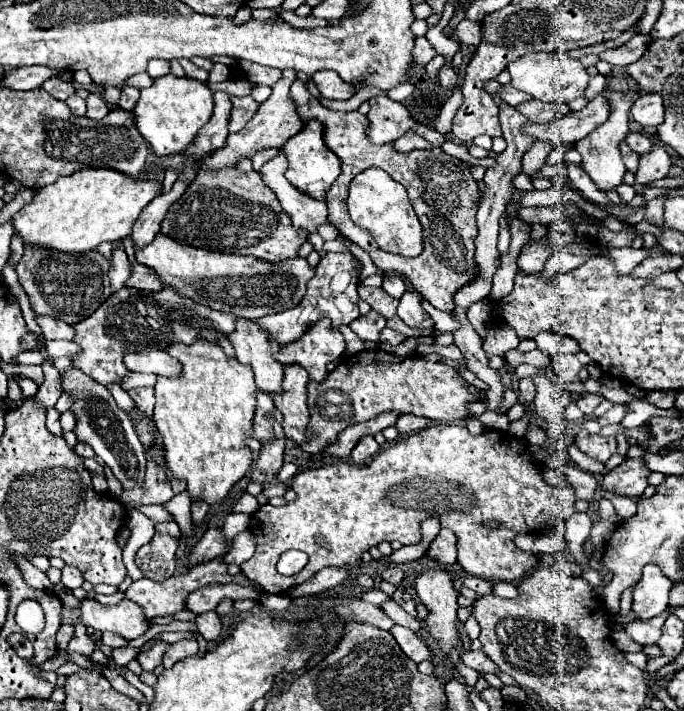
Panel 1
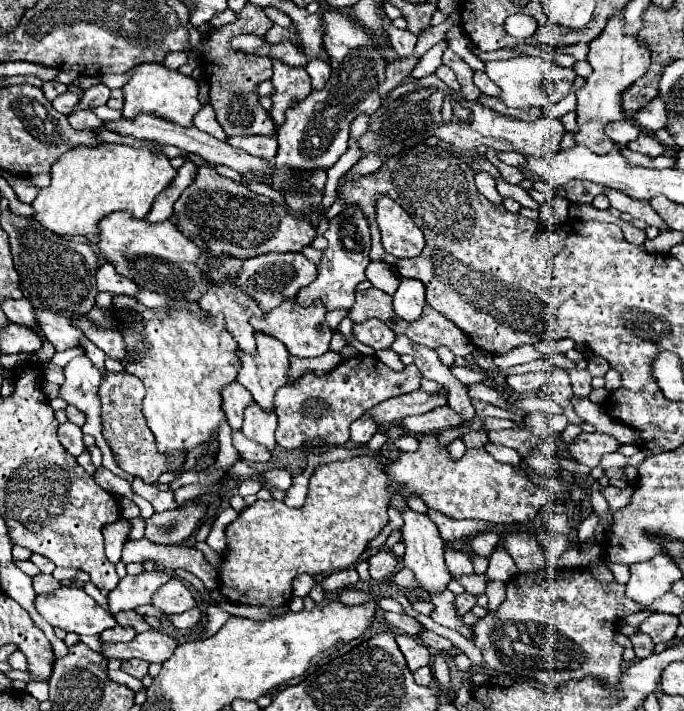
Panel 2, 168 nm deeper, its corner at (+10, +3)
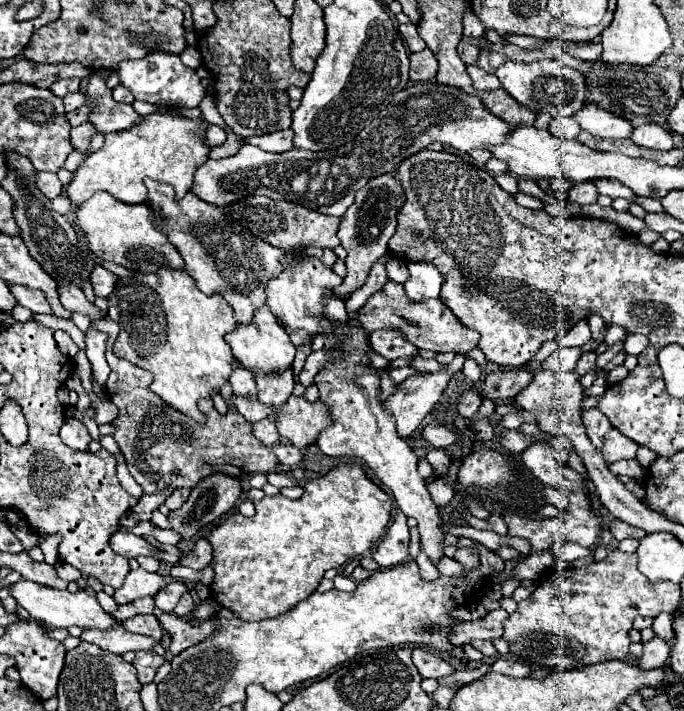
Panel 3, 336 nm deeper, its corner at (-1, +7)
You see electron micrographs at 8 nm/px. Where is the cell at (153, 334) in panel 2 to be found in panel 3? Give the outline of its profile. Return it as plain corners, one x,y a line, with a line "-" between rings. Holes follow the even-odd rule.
161,268
155,274
131,272
129,278
119,276
115,290
109,296
109,318
117,320
121,328
113,346
115,356
135,364
137,368
149,370
153,374
151,390
155,394
159,394
175,410
203,422
203,414
197,408
197,400
211,398
213,396
211,390
213,388
219,390
229,380
229,374
233,372
231,368
233,352
229,344
223,340
223,336
231,332
237,322
233,318
227,300
219,294
205,296
185,270

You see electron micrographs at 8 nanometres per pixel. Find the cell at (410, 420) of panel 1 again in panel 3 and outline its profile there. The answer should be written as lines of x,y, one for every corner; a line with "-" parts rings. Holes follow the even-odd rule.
463,390
463,392
461,392
459,406
457,406
457,412
459,412
463,418
471,418
471,416
479,410
481,402
483,402
483,396
481,396
479,392
475,392
475,390
-
467,406
469,406
469,410
467,410

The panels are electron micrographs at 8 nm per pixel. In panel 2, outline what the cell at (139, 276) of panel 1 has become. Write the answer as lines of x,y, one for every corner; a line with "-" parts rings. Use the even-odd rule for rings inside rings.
104,262
100,268
98,268
98,274
96,274
96,286
100,292
112,292
112,294
126,294
126,296
132,296
136,298
138,292
142,290
138,284
132,284
132,280
124,280
124,276
120,276
116,272
116,268
112,268
112,264

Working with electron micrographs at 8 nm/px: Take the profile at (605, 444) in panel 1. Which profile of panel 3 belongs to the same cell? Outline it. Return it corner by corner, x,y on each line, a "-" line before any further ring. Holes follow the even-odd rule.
611,428
603,438
603,458
607,460
607,464
613,464
617,460
631,460
637,456
637,450
639,450
639,444
635,444
633,440
627,440
627,436
623,436
615,428

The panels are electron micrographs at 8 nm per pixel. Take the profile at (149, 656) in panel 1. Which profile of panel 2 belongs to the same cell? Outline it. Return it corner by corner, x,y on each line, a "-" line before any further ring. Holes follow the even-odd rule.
132,658
132,660
124,660
122,662
122,670
124,672
128,672
130,676
134,676
134,678
144,678
146,674
148,674
148,662
144,662
144,660
136,660
136,658

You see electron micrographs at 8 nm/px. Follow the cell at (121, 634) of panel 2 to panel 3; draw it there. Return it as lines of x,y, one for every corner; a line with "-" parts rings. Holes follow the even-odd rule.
149,614
149,616
133,616
133,618
129,618
129,620
121,622
121,624
123,624
127,630
131,630
131,632
135,632
135,634
149,636
149,638
153,638
153,640
157,640
157,642
161,642
161,638
163,638
161,624
159,624
157,616
153,616
153,614

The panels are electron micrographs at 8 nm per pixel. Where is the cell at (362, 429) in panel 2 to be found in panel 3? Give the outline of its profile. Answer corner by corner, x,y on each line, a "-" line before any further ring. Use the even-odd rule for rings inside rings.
455,354
453,362
445,364
439,372
435,372
435,374
413,374
413,376
409,376
405,382
401,382
395,388
395,392
391,394
391,398
385,400
385,406
393,412
393,416
397,420
397,432
399,432
399,436
407,438
407,436
411,436
419,428
421,420
435,408
435,404
441,402
441,396
443,396
443,390
445,390
445,378
453,378
453,374
461,370
463,362
465,362
465,356

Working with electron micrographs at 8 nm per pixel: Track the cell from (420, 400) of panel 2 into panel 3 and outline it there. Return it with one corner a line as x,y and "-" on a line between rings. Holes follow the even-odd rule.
499,370
489,372
485,376
485,382
481,384
483,396
491,400
507,400
515,398
527,384
531,384
533,372
529,370

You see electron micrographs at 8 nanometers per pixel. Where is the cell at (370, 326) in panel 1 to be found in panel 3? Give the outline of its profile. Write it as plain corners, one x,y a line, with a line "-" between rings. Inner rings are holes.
397,330
371,332
369,342
371,342
371,348
387,360
397,360
403,356
417,356
419,352
409,340
403,340
401,332

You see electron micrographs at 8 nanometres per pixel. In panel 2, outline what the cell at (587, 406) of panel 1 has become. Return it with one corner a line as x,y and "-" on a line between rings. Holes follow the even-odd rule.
572,368
572,370
568,370
568,374
570,374
570,380
572,380
574,396
588,398
590,392
592,392
592,386
590,386
592,376
588,374
588,370
576,370
576,368

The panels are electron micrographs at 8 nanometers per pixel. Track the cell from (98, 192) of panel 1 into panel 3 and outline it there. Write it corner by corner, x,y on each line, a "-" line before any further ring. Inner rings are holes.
147,114
135,128
127,128
123,132
113,132
105,136
105,144
101,150
89,154
89,158
83,160
83,164
73,174
73,180
67,188
67,196
81,204
91,194
105,190
113,194
117,200
129,202
129,204
141,204
147,198
147,188
143,184
145,176
171,184
177,192
177,196
183,196
191,190
191,174
193,170
209,160
211,148
199,140
199,136
205,136
209,122
203,118
181,118
171,114

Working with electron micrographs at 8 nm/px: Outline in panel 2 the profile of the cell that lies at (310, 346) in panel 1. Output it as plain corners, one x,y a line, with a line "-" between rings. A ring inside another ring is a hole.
292,298
292,300
284,300
278,308
264,314
262,318
250,318
250,324
256,328
256,332
268,334
268,336
280,340
292,356
314,358
314,356
322,356
330,348
332,330
328,328
324,314
326,314
326,310
322,304
314,304
312,308
304,308
304,306
298,306

